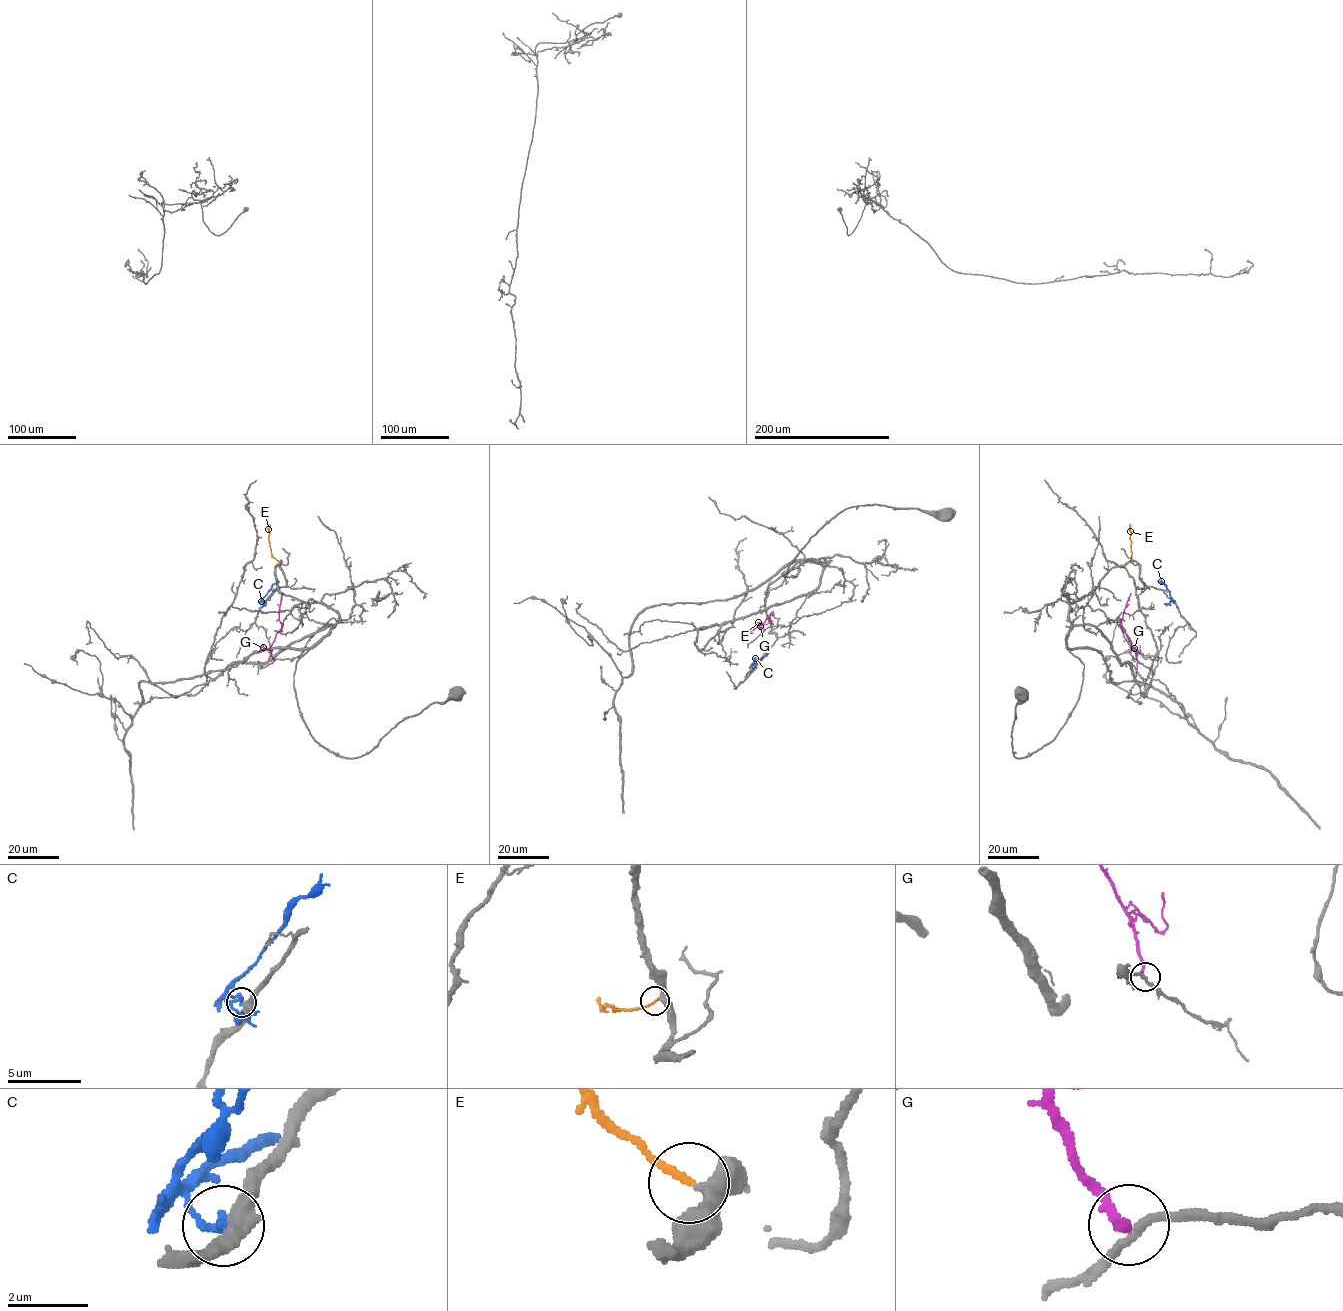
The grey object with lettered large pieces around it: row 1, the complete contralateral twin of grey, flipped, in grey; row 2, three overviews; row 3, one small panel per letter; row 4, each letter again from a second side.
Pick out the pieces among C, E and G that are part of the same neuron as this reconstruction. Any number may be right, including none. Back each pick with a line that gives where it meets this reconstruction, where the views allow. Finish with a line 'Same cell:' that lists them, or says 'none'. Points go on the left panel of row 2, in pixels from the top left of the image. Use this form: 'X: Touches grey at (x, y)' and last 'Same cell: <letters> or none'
E: Touches grey at (278, 561)
Same cell: E

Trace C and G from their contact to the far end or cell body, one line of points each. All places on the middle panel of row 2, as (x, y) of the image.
C: (754, 668), (751, 666), (768, 650)
G: (764, 629), (759, 626), (771, 613), (769, 617), (773, 624)

